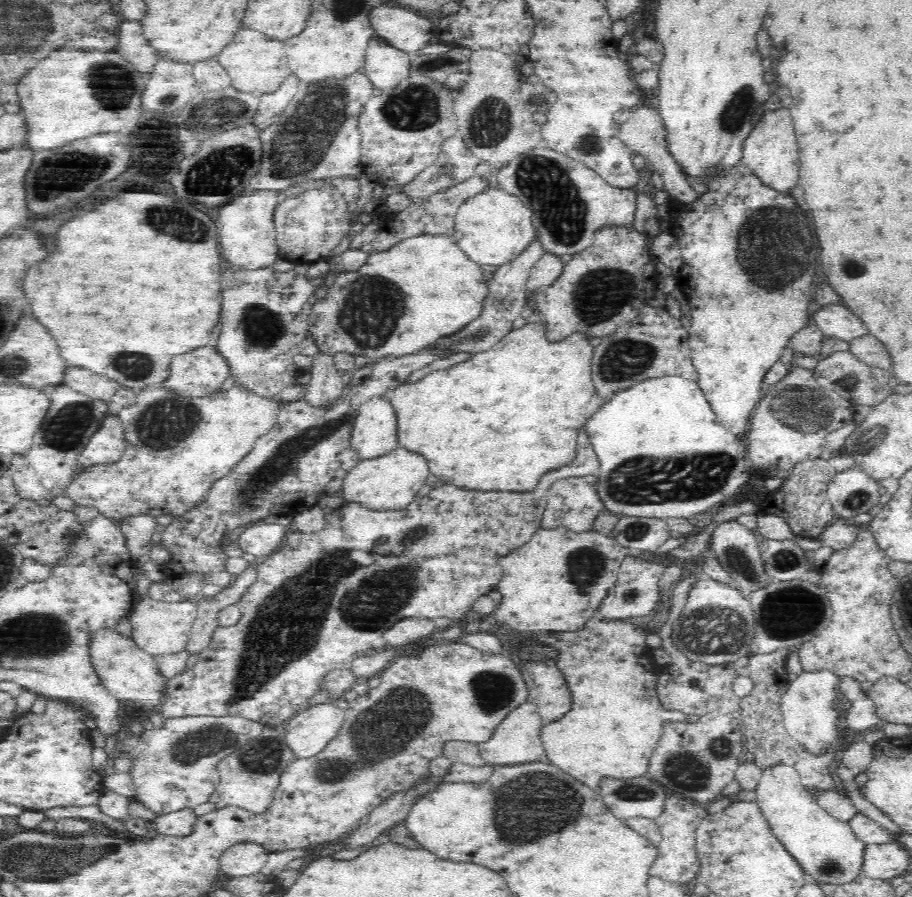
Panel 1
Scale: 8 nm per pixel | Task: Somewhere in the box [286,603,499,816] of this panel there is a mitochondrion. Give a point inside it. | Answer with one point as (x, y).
(394, 724)

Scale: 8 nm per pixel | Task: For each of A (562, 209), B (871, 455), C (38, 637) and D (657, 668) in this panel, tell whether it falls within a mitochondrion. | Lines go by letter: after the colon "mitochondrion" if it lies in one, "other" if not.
A: mitochondrion
B: mitochondrion
C: mitochondrion
D: other

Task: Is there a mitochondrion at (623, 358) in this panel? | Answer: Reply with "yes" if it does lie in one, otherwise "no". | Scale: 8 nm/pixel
yes

